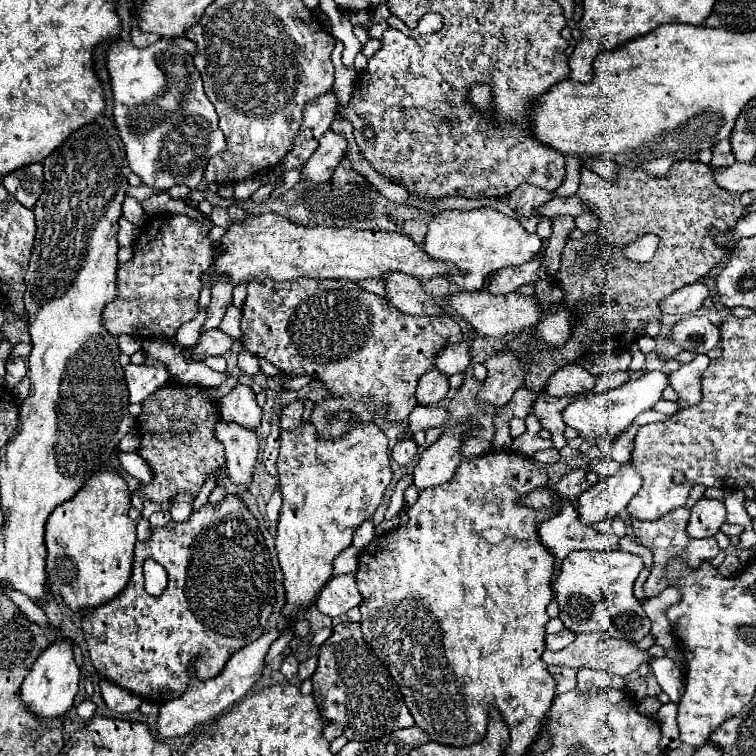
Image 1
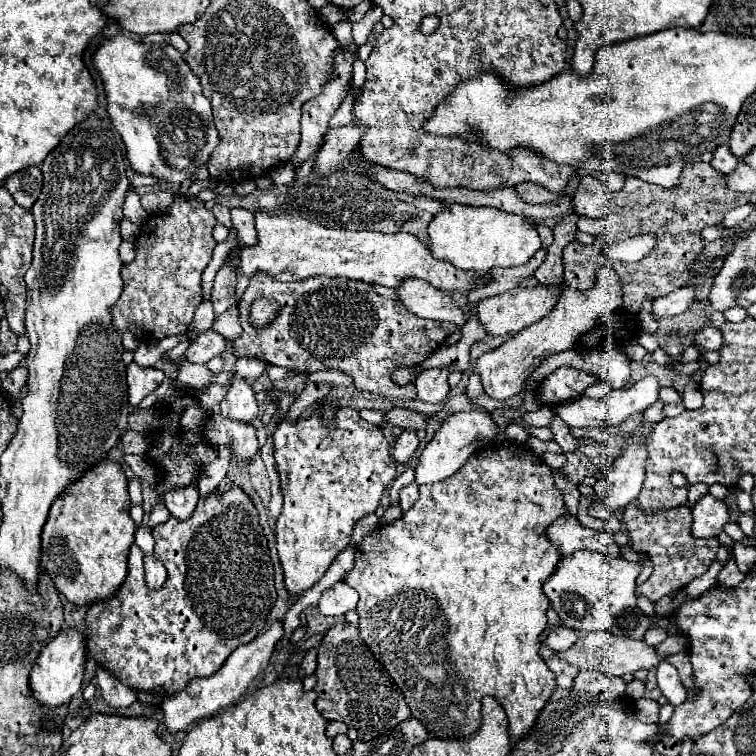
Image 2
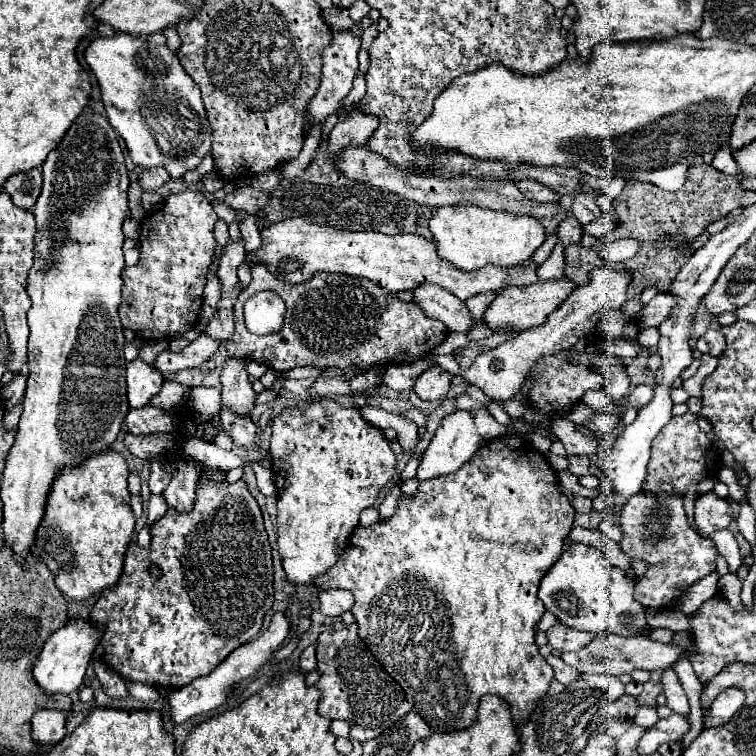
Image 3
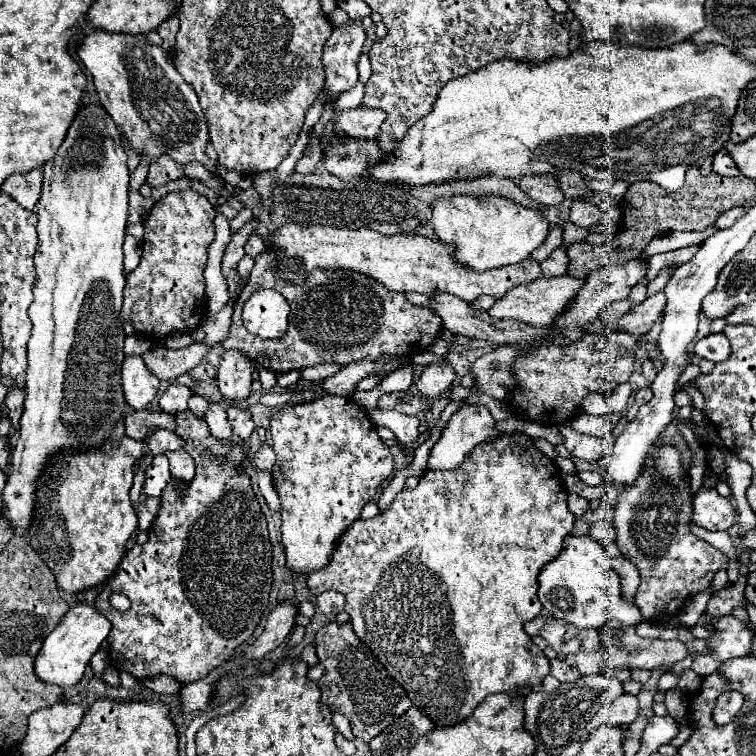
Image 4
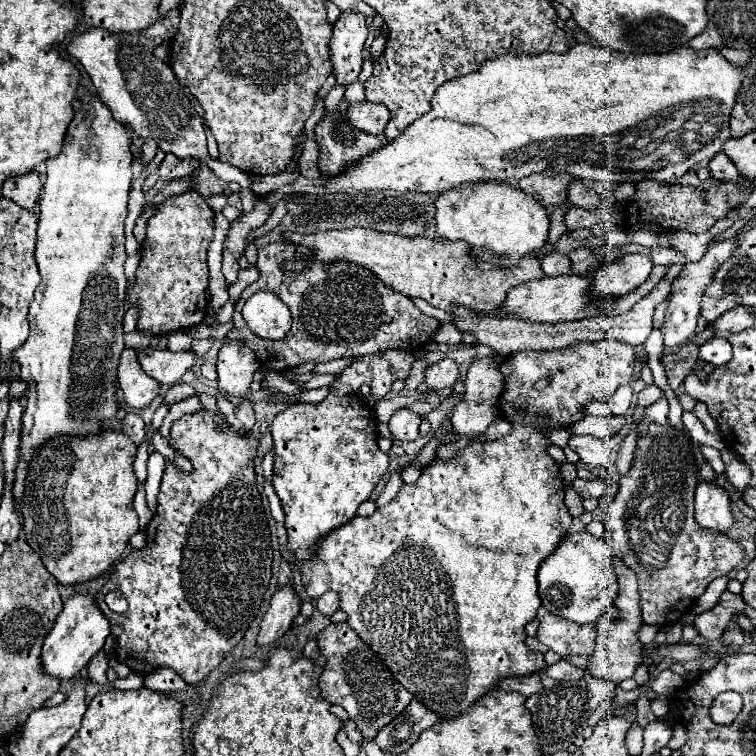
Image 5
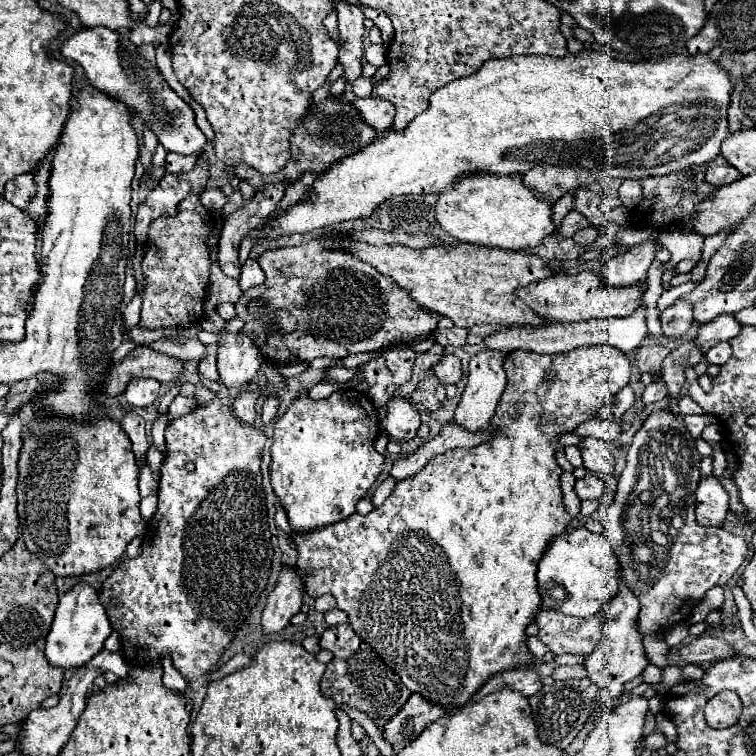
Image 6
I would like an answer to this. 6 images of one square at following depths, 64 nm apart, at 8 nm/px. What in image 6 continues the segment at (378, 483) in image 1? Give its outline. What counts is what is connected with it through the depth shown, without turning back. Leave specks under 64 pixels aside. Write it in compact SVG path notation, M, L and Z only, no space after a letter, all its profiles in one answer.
M340 390L324 400L312 400L308 392L300 392L286 414L274 422L274 444L270 478L272 488L286 510L290 526L294 530L308 532L312 528L324 528L328 524L346 520L356 512L356 502L362 500L384 466L384 456L374 450L374 438L378 436L378 412L372 406L368 394L358 390Z

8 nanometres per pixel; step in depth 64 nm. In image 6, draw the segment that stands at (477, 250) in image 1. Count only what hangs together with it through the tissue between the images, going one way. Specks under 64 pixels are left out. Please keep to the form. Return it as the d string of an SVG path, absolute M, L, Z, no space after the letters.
M470 172L460 176L454 188L444 190L436 202L436 218L440 226L458 242L504 248L528 250L542 244L542 238L556 230L552 222L552 204L536 198L530 188L524 188L522 174L492 174Z

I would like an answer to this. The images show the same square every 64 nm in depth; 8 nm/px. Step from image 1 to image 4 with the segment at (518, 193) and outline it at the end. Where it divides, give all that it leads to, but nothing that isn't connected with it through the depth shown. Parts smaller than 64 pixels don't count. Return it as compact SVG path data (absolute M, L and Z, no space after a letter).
M538 174L538 176L524 176L518 180L518 186L538 204L554 206L564 200L564 192L558 186L556 176L552 174Z

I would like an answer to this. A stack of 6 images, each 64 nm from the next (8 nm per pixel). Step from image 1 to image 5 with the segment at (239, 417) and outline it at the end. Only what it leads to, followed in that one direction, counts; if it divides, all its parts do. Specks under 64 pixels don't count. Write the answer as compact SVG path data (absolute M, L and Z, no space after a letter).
M244 342L222 344L218 352L218 388L226 394L244 396L258 370L256 354Z

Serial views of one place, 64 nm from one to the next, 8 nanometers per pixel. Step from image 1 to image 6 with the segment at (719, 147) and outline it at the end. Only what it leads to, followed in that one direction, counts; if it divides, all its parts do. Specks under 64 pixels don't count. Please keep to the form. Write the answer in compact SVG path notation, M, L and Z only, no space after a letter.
M718 156L718 158L714 158L714 160L708 164L704 176L706 176L706 182L710 182L710 184L714 184L714 186L724 186L724 184L736 182L742 174L740 174L736 168L732 168L722 156Z

